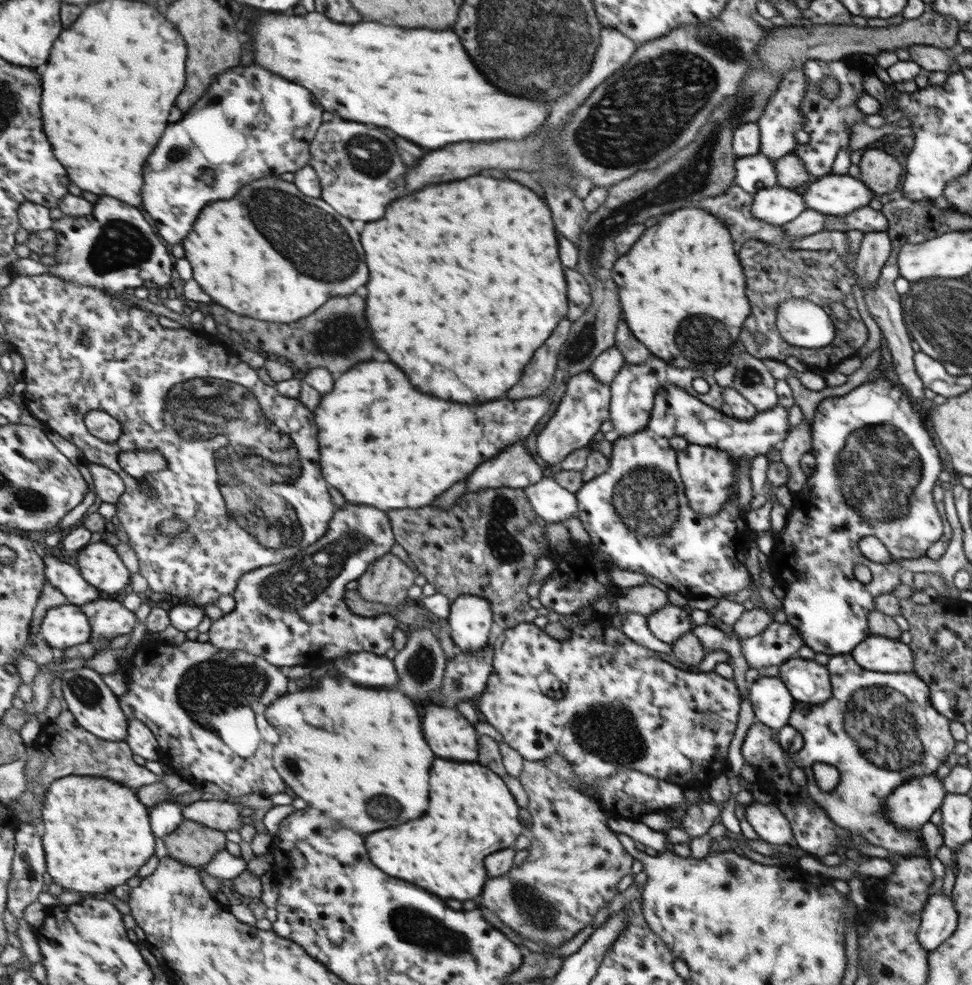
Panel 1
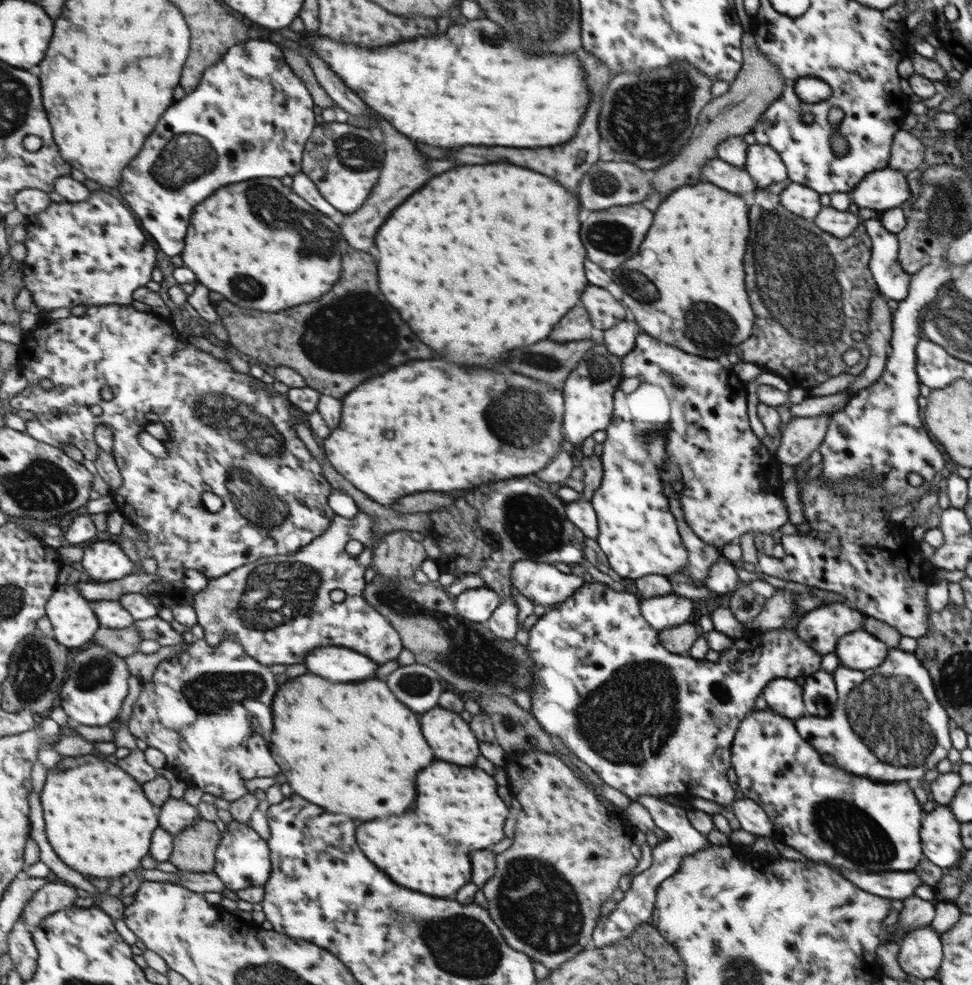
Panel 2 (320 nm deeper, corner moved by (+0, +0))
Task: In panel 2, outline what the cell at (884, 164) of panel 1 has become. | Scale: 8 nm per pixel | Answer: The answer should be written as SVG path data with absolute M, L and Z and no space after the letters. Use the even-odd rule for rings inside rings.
M901 129L901 132L896 132L896 138L893 139L892 156L888 159L888 168L904 172L909 177L909 172L921 165L926 147L921 143L920 137Z

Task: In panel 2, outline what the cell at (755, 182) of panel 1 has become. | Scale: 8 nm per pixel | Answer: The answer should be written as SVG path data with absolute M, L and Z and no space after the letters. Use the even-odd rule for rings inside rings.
M719 158L708 160L702 170L702 176L704 176L704 181L724 189L725 192L735 194L735 196L754 192L757 188L751 181L751 177L747 175L745 166L731 166Z

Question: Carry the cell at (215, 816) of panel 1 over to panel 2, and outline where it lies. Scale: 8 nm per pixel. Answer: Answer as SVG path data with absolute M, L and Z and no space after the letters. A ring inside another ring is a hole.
M170 798L161 810L161 826L173 836L193 826L200 816L200 809L182 799Z

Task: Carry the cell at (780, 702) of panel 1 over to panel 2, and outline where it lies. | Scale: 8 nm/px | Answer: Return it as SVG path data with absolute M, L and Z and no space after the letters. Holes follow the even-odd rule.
M783 678L771 680L763 688L762 696L767 709L776 713L777 716L795 721L805 715L803 689L794 681Z

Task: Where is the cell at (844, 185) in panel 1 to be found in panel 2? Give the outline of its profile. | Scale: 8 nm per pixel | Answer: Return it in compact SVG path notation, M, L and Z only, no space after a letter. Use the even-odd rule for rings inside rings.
M886 167L865 175L849 195L858 209L883 212L905 203L911 196L911 189L908 174Z

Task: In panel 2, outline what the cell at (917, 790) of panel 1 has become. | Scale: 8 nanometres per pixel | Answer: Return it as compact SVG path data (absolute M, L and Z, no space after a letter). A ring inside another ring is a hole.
M755 709L741 720L732 744L732 776L741 797L756 801L774 824L771 838L791 846L810 862L825 864L832 869L877 873L913 871L921 860L919 844L921 808L907 782L871 782L853 776L839 767L827 766L795 727L795 721L777 716L769 709Z

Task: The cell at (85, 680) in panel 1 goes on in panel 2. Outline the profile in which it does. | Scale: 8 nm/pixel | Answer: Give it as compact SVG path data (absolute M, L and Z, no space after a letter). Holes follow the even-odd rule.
M101 646L73 653L68 678L61 688L58 704L74 723L89 727L105 727L121 714L121 706L129 694L129 666L125 658Z

